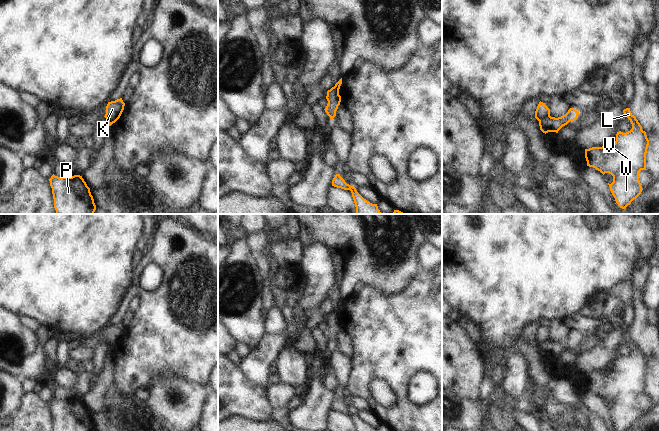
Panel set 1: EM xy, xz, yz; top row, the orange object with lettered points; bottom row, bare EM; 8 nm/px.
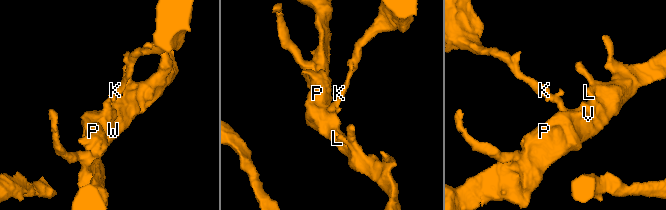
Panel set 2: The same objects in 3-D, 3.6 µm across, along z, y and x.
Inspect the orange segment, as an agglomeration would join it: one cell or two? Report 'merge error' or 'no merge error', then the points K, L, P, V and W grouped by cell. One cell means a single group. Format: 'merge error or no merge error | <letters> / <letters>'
merge error | K / L P V W

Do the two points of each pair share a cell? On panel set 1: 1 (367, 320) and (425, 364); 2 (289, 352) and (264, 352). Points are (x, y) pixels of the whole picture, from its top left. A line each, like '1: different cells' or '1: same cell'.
1: same cell
2: different cells

